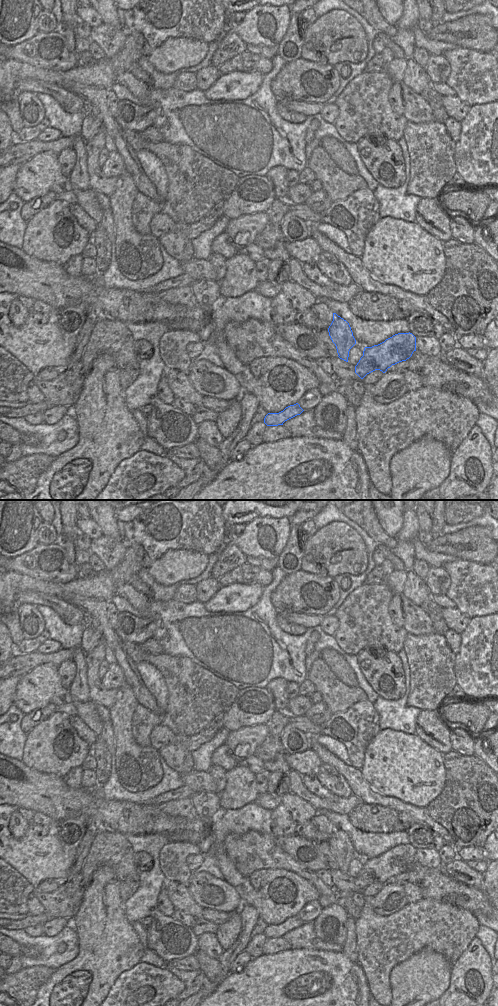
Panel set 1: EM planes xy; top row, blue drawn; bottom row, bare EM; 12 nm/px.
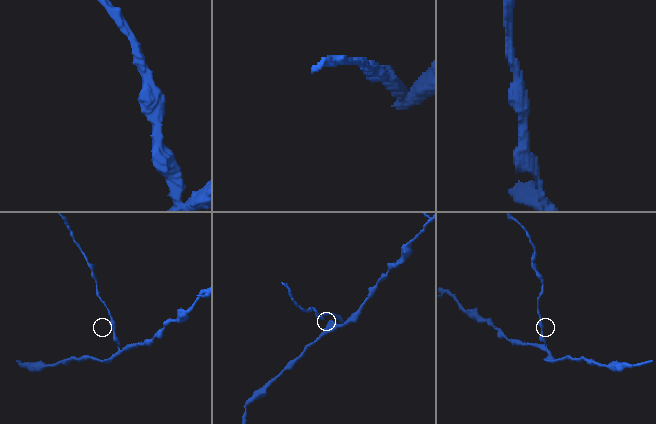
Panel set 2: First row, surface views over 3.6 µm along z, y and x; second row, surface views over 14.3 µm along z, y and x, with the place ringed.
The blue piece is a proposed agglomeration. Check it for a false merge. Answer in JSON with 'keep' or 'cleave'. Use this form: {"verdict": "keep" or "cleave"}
{"verdict": "cleave"}

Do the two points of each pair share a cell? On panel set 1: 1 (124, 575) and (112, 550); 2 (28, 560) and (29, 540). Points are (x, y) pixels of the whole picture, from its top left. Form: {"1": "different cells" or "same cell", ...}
{"1": "different cells", "2": "different cells"}

